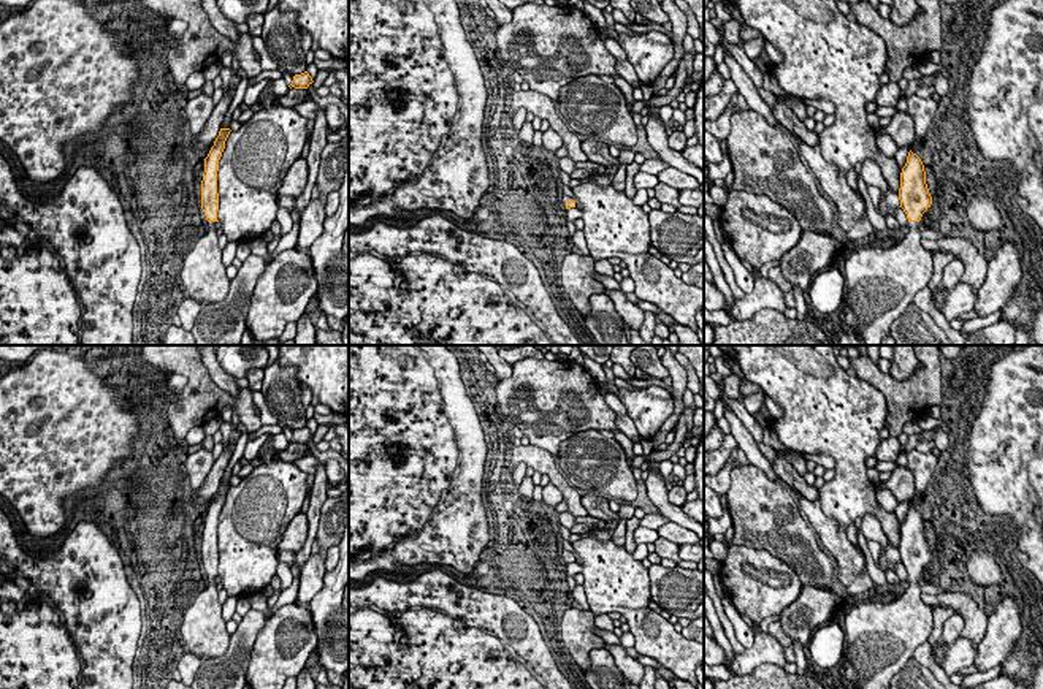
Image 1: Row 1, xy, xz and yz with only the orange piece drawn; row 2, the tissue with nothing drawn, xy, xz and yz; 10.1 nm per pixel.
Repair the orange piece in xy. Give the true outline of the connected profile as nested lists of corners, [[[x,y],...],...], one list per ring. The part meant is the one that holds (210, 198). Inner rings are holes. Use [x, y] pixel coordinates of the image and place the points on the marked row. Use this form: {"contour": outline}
{"contour": [[[220,128],[208,157],[204,158],[204,173],[201,181],[201,209],[206,215],[209,230],[198,239],[195,247],[184,258],[181,280],[185,293],[200,304],[222,301],[230,290],[230,279],[224,265],[219,236],[216,234],[219,193],[217,171],[219,160],[225,149],[230,128]]]}

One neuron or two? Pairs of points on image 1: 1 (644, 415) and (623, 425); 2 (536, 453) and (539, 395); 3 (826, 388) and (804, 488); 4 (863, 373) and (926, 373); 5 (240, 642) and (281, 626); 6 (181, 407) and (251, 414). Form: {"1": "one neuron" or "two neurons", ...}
{"1": "two neurons", "2": "two neurons", "3": "two neurons", "4": "one neuron", "5": "two neurons", "6": "one neuron"}

